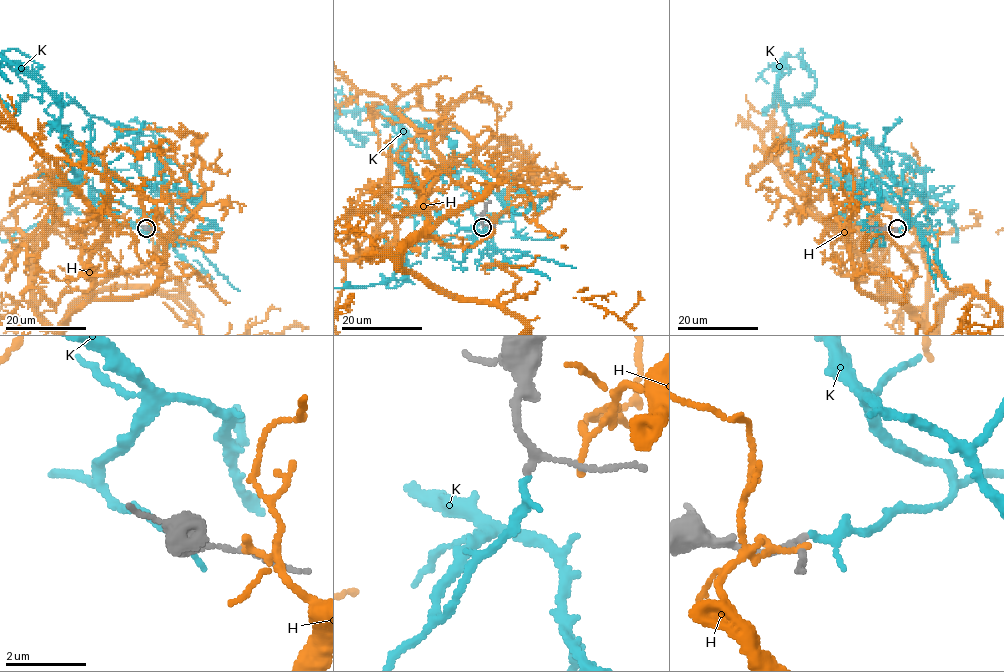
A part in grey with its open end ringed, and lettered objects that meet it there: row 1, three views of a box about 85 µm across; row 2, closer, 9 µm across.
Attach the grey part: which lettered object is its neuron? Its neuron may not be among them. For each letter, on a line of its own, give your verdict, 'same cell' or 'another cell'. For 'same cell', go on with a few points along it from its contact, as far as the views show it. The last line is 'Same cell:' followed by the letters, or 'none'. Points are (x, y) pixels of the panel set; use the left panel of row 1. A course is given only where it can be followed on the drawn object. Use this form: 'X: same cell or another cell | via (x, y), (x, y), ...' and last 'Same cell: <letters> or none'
H: another cell
K: same cell
Same cell: K

